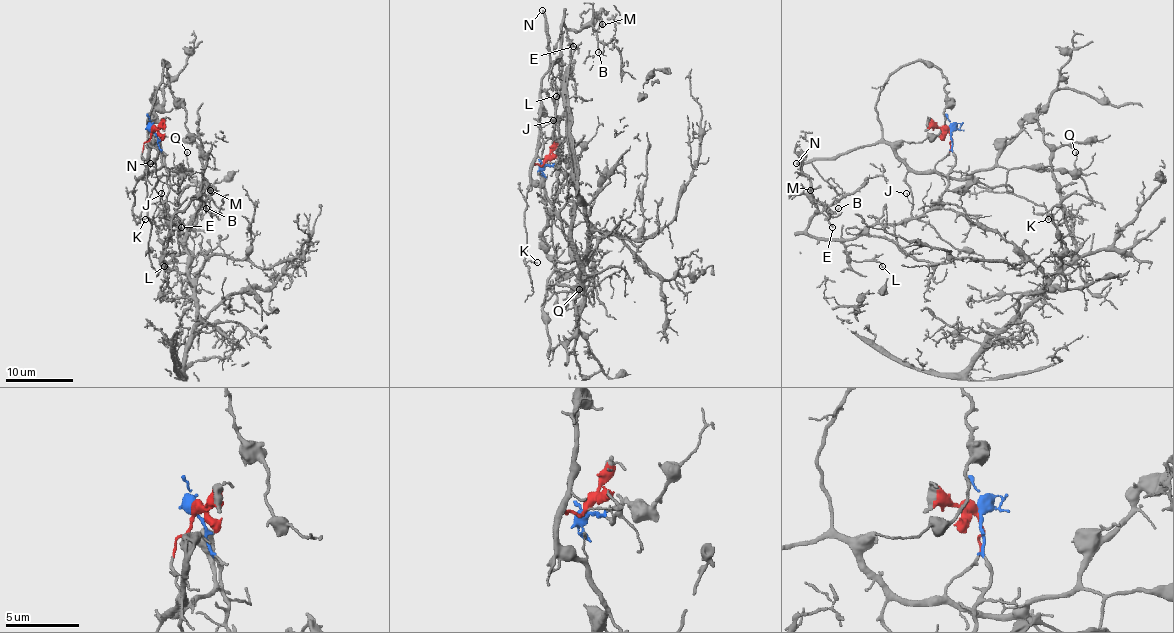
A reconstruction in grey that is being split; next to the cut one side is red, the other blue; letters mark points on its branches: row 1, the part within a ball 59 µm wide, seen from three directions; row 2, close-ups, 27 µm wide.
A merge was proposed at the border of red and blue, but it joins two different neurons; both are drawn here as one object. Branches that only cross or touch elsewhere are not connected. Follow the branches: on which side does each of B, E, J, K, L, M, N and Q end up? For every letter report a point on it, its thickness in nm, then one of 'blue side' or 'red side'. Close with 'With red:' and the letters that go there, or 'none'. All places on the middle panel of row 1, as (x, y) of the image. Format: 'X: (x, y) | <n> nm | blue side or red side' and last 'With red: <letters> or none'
B: (598, 52) | 100 nm | blue side
E: (573, 46) | 150 nm | blue side
J: (553, 120) | 90 nm | red side
K: (537, 262) | 120 nm | red side
L: (556, 96) | 120 nm | blue side
M: (602, 24) | 140 nm | blue side
N: (542, 10) | 280 nm | red side
Q: (579, 289) | 110 nm | red side
With red: J, K, N, Q

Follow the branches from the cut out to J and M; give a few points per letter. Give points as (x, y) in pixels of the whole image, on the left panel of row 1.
J: (151, 129), (151, 136), (141, 155), (146, 170), (146, 200), (153, 204), (162, 194)
M: (151, 129), (163, 155), (168, 190), (167, 217), (173, 224), (170, 239), (170, 219), (207, 189), (211, 190)

